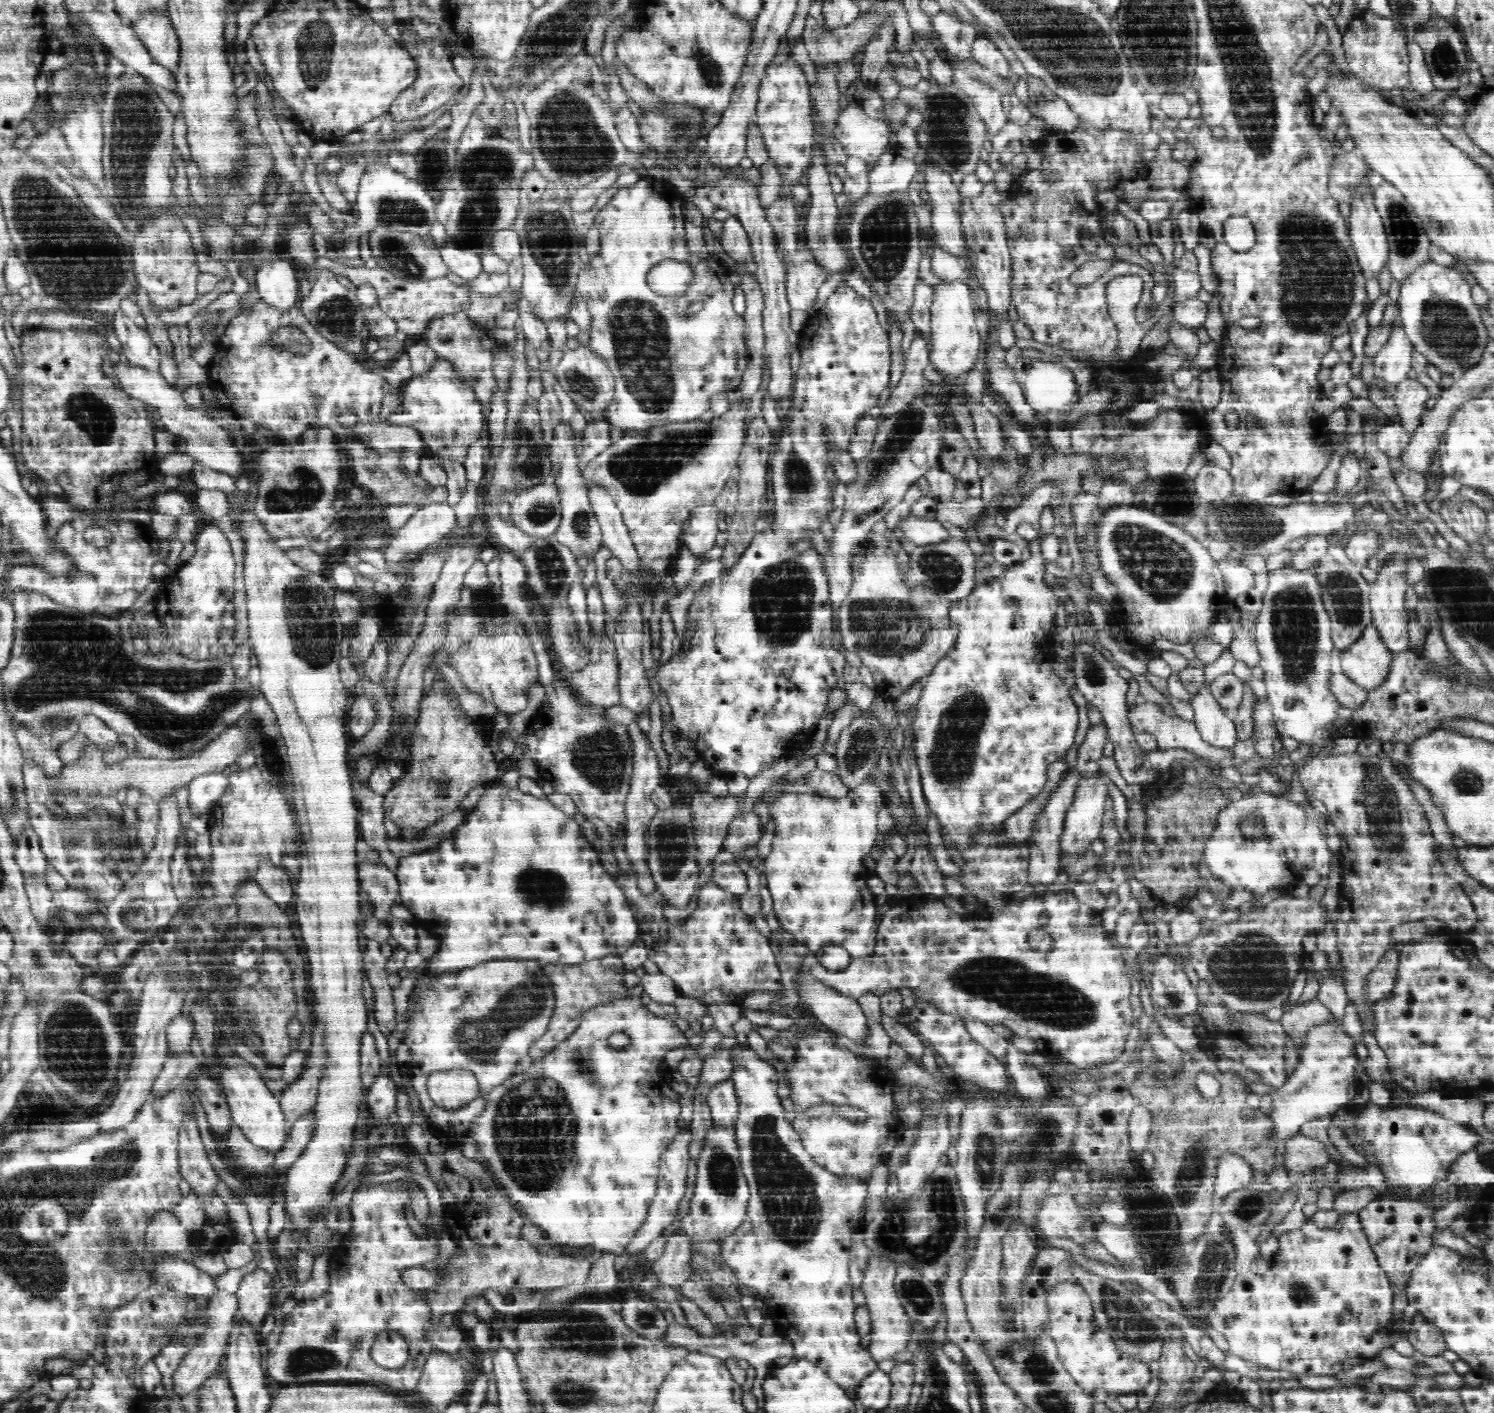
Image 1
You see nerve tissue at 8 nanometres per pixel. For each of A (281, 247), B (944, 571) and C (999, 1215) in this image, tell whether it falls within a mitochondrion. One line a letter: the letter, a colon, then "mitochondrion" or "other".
A: other
B: mitochondrion
C: mitochondrion

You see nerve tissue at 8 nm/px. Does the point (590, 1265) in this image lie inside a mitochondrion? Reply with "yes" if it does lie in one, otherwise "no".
no

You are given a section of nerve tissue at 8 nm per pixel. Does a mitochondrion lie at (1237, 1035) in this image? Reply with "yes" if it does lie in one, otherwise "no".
no

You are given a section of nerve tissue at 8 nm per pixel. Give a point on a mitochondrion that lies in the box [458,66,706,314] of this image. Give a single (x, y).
(574, 145)

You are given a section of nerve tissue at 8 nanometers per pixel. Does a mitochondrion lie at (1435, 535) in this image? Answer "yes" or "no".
no

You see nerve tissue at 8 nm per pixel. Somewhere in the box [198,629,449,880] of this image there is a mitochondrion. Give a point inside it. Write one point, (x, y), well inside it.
(269, 754)

